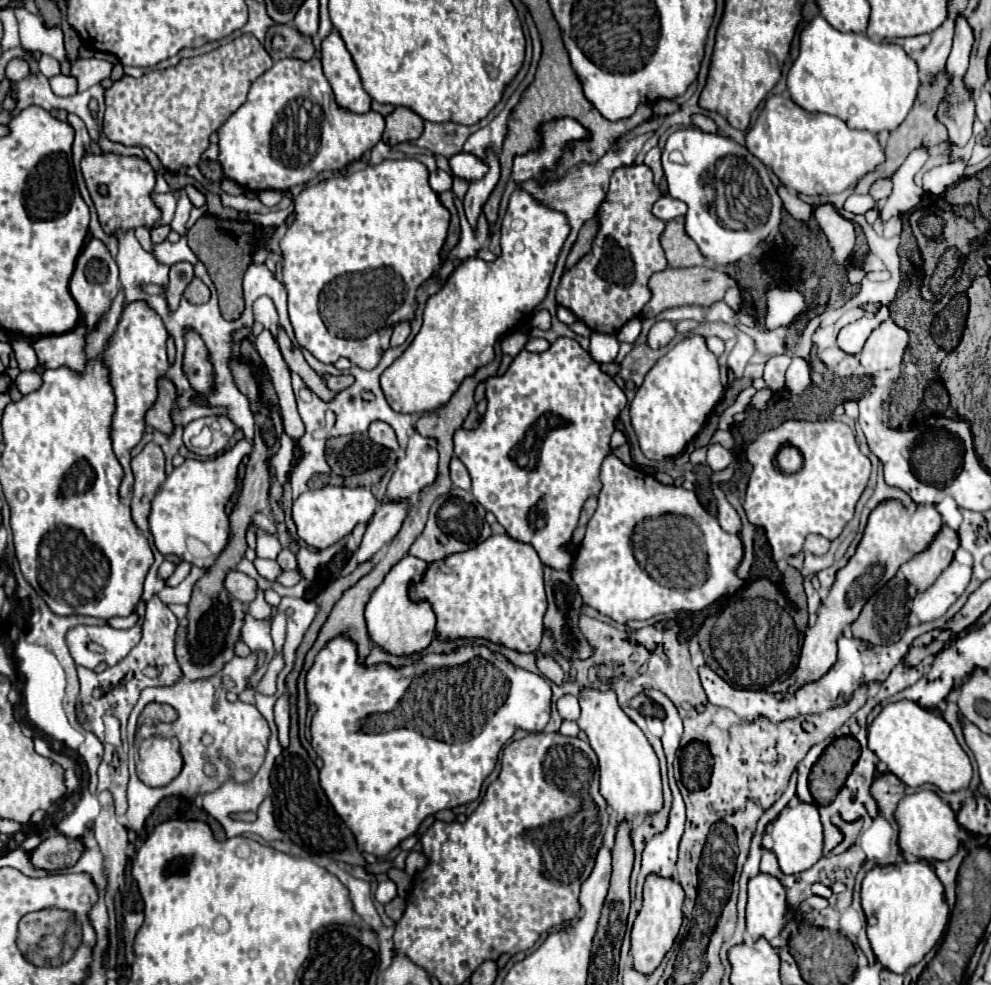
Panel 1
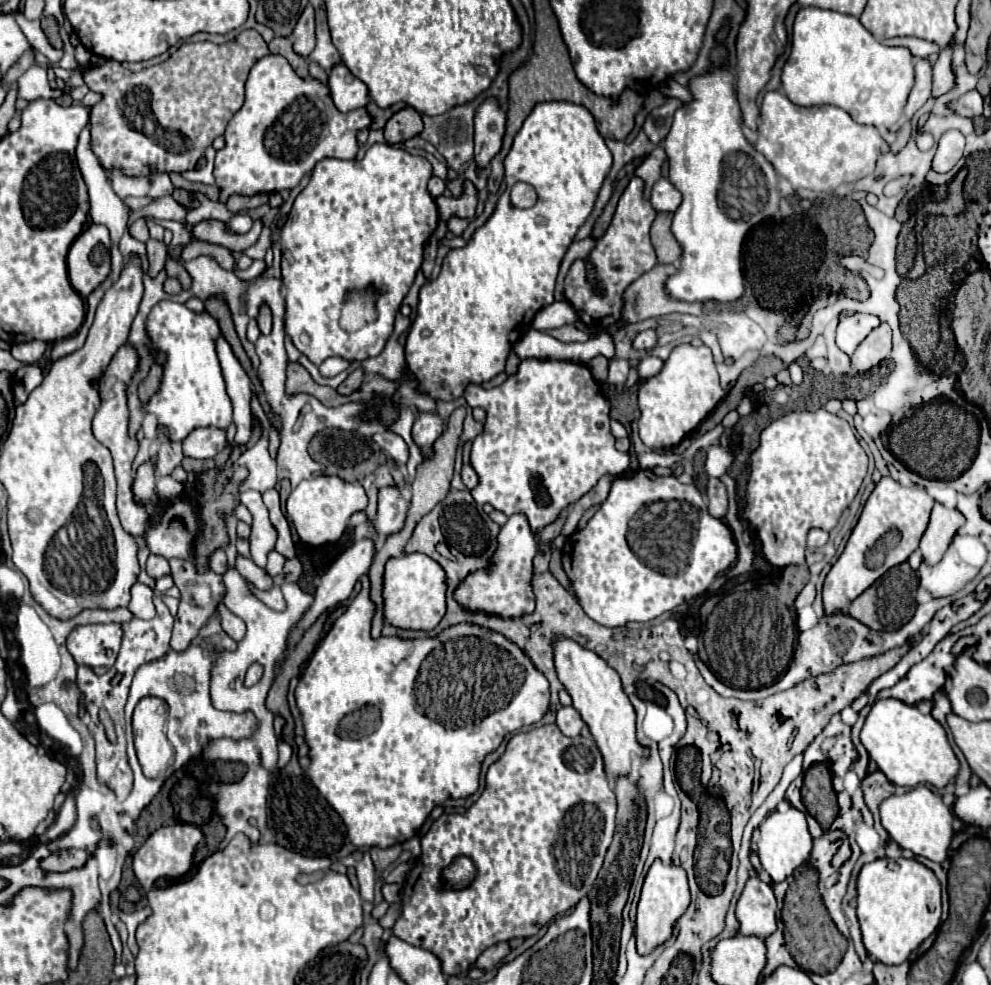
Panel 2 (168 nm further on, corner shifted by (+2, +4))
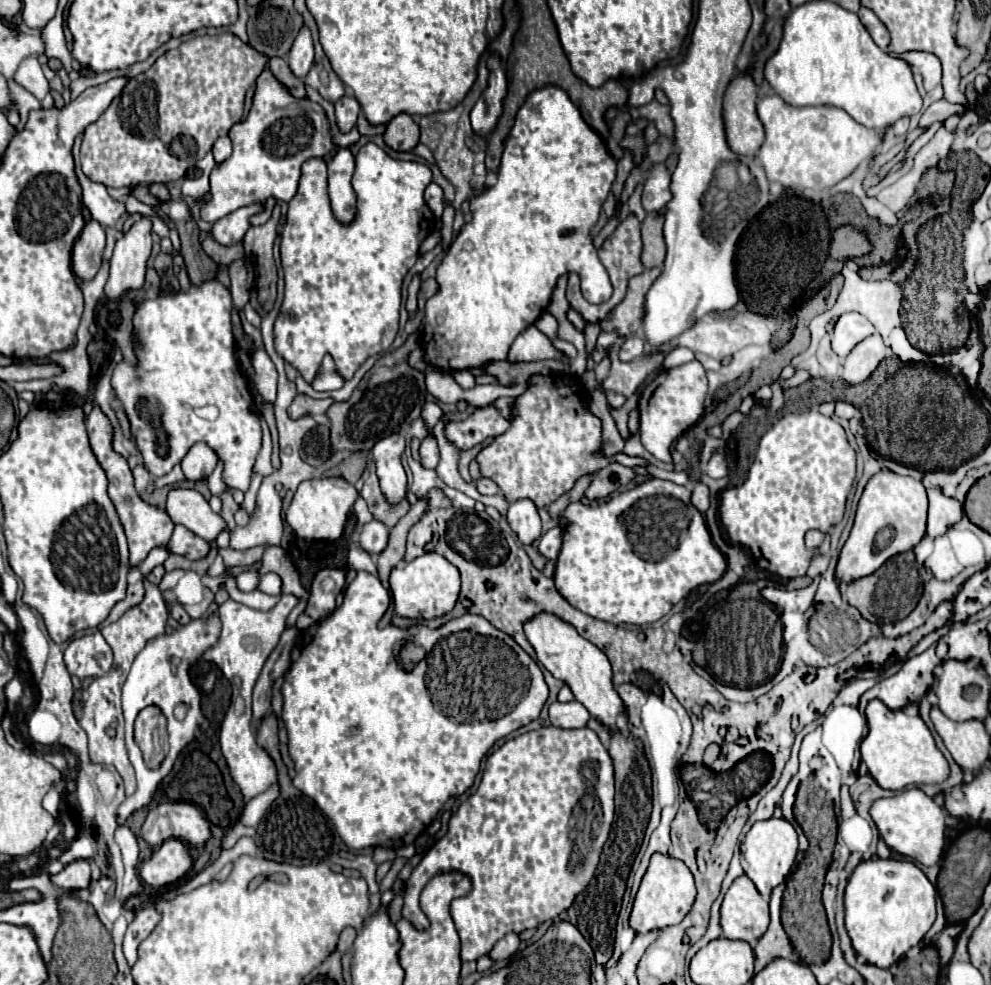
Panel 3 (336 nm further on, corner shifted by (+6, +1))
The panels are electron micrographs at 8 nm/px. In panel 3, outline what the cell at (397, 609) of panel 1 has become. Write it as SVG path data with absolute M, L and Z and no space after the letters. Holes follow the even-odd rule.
M425 553L411 563L401 563L389 577L395 613L407 619L433 619L447 615L459 597L459 583L457 569L437 553Z

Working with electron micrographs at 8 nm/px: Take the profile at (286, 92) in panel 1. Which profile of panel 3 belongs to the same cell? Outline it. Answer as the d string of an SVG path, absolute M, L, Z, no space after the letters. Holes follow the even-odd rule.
M263 69L255 83L253 105L247 117L229 129L233 153L211 171L211 201L201 205L201 217L205 221L219 221L221 217L255 203L263 203L269 197L277 201L291 201L297 193L301 165L307 159L321 157L327 161L331 183L335 183L335 217L341 223L353 221L355 193L351 189L351 175L355 159L347 147L339 147L331 139L327 115L321 105L311 99L295 99L289 89L269 71Z

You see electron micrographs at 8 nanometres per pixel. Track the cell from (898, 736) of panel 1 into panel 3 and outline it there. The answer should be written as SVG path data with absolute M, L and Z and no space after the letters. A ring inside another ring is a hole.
M871 701L865 709L869 733L861 741L861 757L869 767L871 777L891 791L901 791L909 785L937 785L949 777L949 763L937 749L935 739L921 717L907 717L901 709L893 711L881 701Z

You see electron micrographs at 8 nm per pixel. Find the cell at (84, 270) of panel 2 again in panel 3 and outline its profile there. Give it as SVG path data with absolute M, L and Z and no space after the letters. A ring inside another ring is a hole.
M89 221L73 245L73 273L81 281L91 281L101 267L105 249L105 229L97 221Z

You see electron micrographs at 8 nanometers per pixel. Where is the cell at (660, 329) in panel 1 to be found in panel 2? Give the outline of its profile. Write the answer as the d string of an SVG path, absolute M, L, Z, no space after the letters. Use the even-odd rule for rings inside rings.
M643 330L643 332L639 332L637 338L633 340L633 348L639 350L639 352L647 352L647 350L651 350L651 348L655 346L655 342L657 342L655 330Z

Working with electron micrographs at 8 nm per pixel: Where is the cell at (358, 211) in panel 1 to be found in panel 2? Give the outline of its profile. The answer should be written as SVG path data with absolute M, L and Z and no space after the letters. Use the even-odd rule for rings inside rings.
M373 144L365 158L355 162L355 160L335 160L335 158L325 158L321 160L307 182L307 186L301 190L301 194L295 198L293 208L287 216L285 226L279 231L279 243L283 250L283 260L281 260L281 274L283 274L283 284L285 284L285 300L287 300L287 310L285 310L285 334L291 338L293 346L305 354L313 364L321 364L329 356L341 356L349 362L353 360L365 360L371 356L377 356L383 348L389 336L393 334L393 324L395 324L395 314L409 292L417 270L421 268L423 260L423 246L429 240L431 232L435 232L437 222L439 222L439 212L433 196L427 192L427 182L433 176L431 162L425 160L423 156L413 156L401 148L389 146L389 144Z

